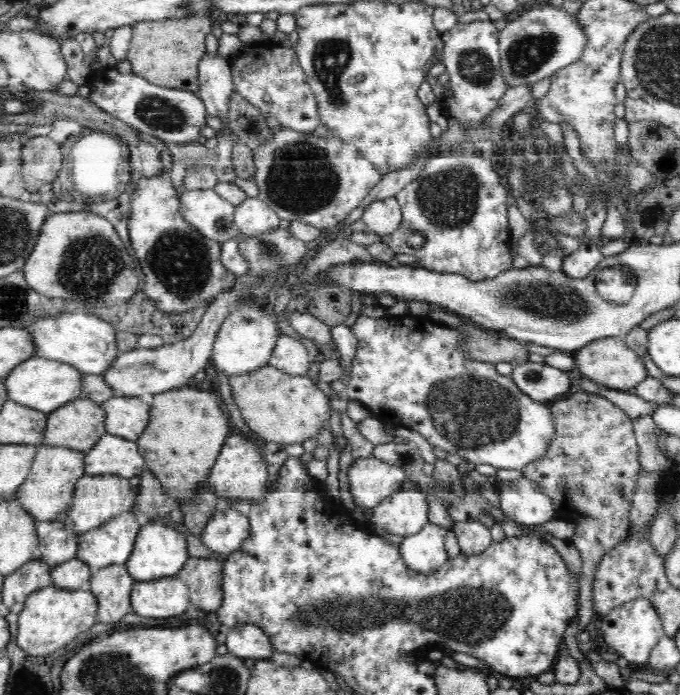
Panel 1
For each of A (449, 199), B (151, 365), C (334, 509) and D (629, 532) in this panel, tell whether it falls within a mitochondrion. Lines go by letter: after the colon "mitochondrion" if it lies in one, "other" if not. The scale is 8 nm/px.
A: mitochondrion
B: mitochondrion
C: other
D: other

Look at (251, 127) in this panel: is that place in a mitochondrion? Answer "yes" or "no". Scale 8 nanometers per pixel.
yes

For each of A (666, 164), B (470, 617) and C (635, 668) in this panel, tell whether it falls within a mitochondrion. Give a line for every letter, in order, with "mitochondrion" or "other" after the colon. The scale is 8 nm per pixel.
A: other
B: mitochondrion
C: other

